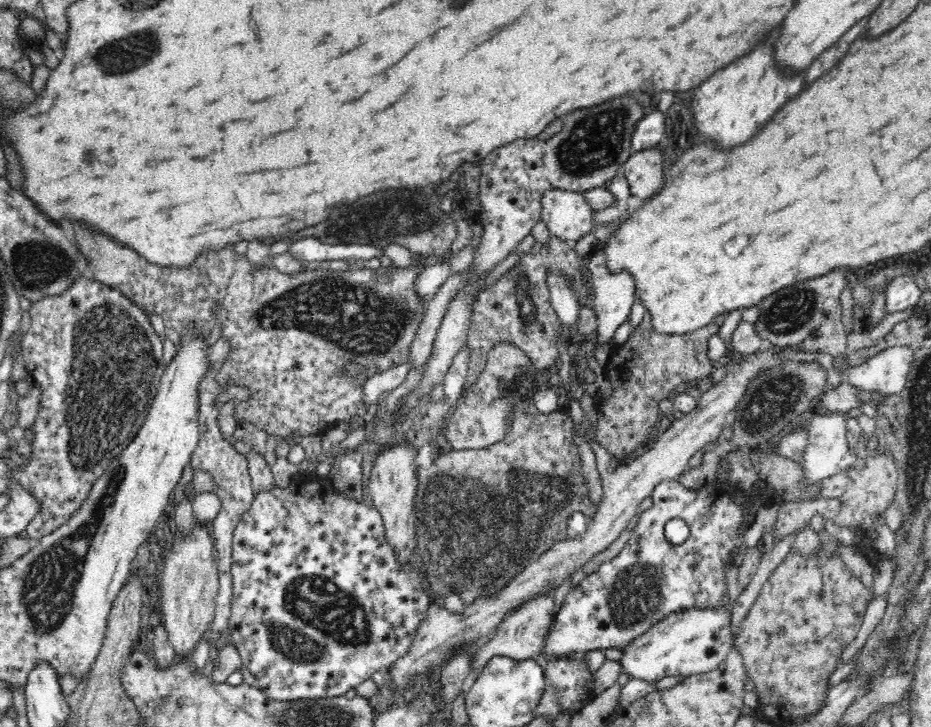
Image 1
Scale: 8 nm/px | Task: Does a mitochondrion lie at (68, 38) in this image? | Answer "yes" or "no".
no

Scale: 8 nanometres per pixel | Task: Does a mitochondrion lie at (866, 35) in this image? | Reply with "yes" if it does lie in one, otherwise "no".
no

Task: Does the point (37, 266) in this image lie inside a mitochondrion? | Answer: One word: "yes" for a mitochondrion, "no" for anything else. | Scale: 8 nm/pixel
yes

